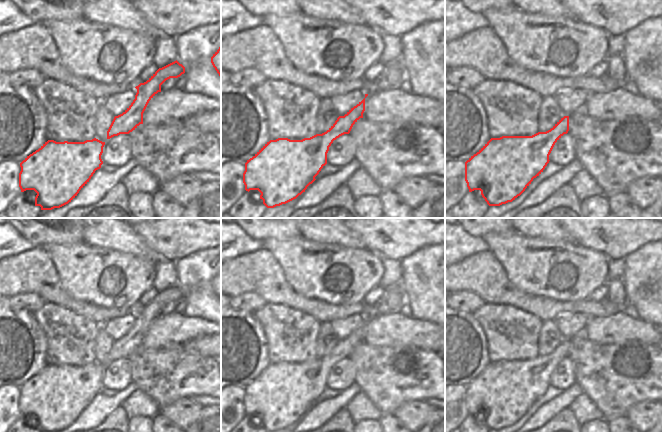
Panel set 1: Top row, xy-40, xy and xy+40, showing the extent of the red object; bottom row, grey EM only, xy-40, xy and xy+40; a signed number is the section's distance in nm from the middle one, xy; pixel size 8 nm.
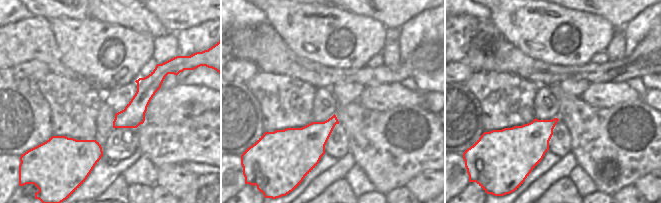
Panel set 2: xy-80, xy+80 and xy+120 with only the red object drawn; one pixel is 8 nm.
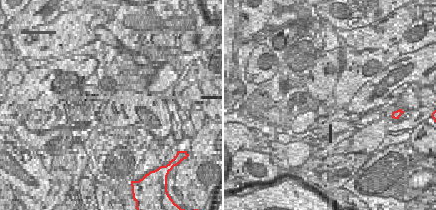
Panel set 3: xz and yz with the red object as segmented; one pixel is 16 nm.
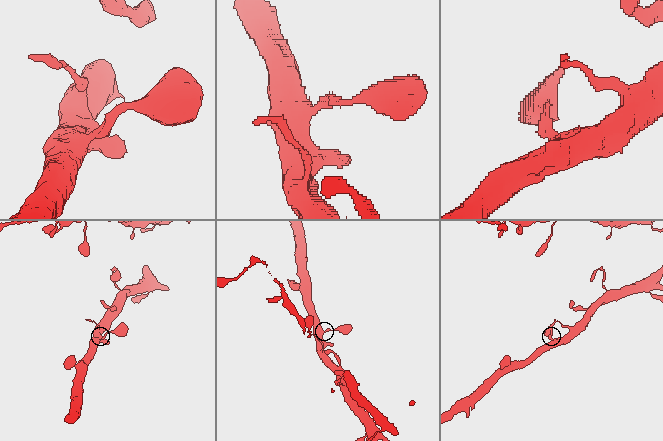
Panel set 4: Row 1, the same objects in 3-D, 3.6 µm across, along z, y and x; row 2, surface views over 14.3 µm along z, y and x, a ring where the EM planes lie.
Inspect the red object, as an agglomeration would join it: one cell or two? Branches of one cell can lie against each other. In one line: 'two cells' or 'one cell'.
one cell

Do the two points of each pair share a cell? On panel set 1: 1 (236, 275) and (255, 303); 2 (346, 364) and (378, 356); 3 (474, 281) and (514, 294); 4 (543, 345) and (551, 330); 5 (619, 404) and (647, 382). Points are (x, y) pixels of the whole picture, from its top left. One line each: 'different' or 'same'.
1: different
2: different
3: same
4: same
5: same

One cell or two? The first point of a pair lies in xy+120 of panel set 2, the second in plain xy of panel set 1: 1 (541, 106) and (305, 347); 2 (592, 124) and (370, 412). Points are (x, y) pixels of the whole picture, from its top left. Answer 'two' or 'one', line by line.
1: two
2: two

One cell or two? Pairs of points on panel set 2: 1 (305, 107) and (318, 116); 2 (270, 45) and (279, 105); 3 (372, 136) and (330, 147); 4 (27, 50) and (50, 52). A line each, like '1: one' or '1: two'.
1: two
2: two
3: two
4: one

